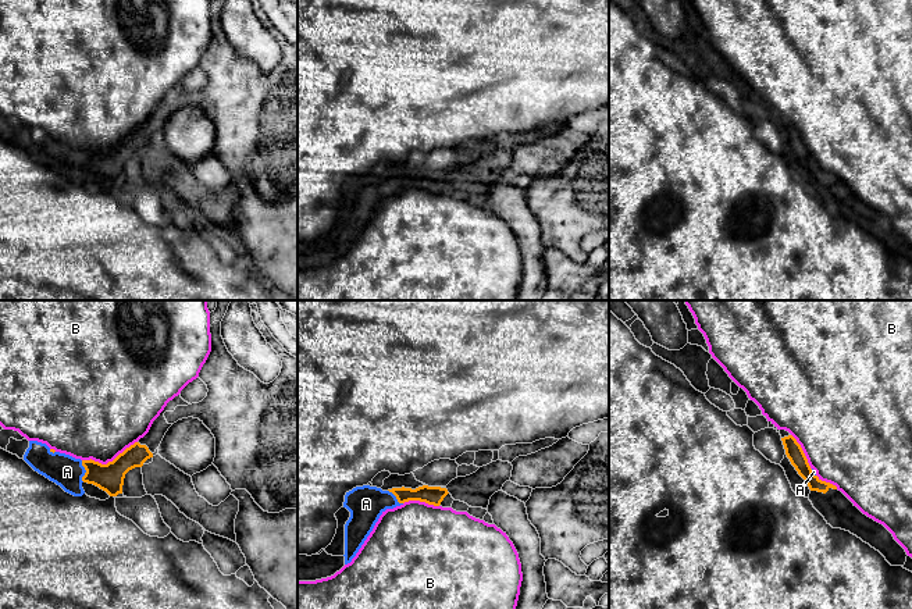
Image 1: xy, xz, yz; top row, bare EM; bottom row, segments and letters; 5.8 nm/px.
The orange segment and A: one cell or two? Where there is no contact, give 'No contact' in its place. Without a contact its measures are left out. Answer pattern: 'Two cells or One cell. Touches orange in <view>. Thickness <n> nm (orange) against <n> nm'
One cell. Touches orange in xy. Thickness 160 nm (orange) against 190 nm

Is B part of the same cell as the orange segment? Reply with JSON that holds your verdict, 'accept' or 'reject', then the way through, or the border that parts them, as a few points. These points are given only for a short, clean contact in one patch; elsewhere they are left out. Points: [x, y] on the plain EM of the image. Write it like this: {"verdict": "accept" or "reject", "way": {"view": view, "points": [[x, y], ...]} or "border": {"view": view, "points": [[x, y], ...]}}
{"verdict": "reject"}

